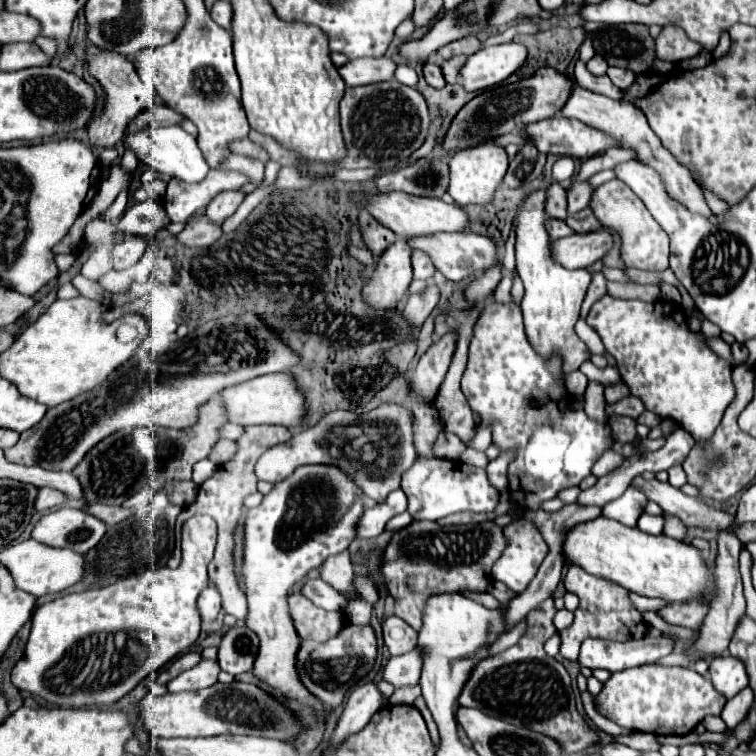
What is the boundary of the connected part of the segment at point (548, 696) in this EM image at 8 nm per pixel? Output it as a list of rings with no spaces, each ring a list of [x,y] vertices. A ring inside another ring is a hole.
[[[547,598],[541,604],[541,610],[529,614],[527,632],[519,638],[515,646],[475,666],[469,682],[459,696],[459,704],[467,708],[477,708],[509,724],[525,726],[529,730],[537,730],[539,734],[551,736],[553,740],[557,740],[563,752],[575,754],[583,752],[591,744],[597,744],[599,738],[575,708],[575,696],[567,670],[561,662],[549,658],[543,650],[543,644],[557,632],[551,622],[553,614],[553,598]]]

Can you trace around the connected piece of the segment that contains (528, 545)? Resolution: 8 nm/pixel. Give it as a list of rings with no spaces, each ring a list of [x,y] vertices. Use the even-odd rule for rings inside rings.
[[[527,518],[511,522],[503,530],[507,548],[493,566],[493,578],[505,582],[515,592],[523,592],[535,578],[547,546],[537,526]]]

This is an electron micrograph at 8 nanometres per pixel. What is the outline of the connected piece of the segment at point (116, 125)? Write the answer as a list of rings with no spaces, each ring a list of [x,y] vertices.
[[[91,46],[87,50],[87,54],[89,54],[89,72],[103,84],[105,94],[107,94],[105,112],[101,116],[93,118],[89,128],[87,128],[87,132],[89,132],[89,146],[91,148],[111,148],[111,146],[115,146],[117,142],[123,140],[127,124],[139,112],[147,110],[153,104],[155,92],[151,88],[143,86],[143,82],[139,80],[137,72],[133,68],[133,62],[127,60],[125,56],[115,54],[115,52],[105,52],[105,50],[99,50],[95,46]]]

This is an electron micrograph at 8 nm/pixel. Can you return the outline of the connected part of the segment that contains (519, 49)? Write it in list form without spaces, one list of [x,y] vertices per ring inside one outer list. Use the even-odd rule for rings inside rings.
[[[515,42],[481,48],[477,54],[471,54],[465,66],[459,70],[463,90],[477,92],[503,82],[507,76],[521,68],[525,56],[525,46]]]

